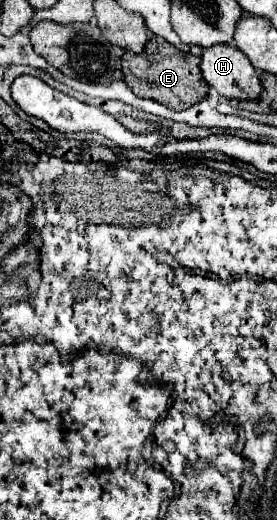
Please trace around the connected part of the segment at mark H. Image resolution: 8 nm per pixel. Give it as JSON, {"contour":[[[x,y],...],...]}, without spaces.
{"contour":[[[231,44],[205,48],[201,54],[201,72],[207,84],[225,98],[257,100],[261,94],[259,72],[249,64],[247,56]]]}

